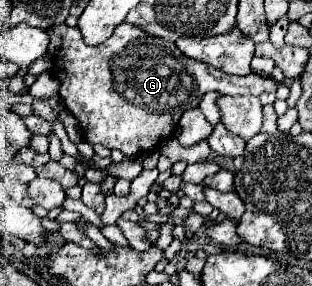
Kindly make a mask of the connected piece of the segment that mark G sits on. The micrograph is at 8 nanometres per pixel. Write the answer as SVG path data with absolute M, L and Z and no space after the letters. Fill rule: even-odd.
M123 22L119 24L113 34L99 46L89 46L83 40L83 34L75 28L69 28L65 24L55 26L55 32L63 36L63 44L59 50L59 68L55 68L55 76L61 82L59 96L67 104L67 110L75 116L85 140L95 146L103 144L107 148L117 148L125 156L139 156L141 152L151 152L155 146L169 136L173 136L175 126L183 114L183 110L193 108L199 104L205 92L219 90L223 94L253 94L259 96L263 92L277 92L279 82L273 78L263 78L259 74L249 76L231 76L223 74L221 70L215 70L213 66L207 66L203 62L197 62L193 58L187 58L173 42L155 38L145 34L143 30ZM109 86L109 94L101 88Z

